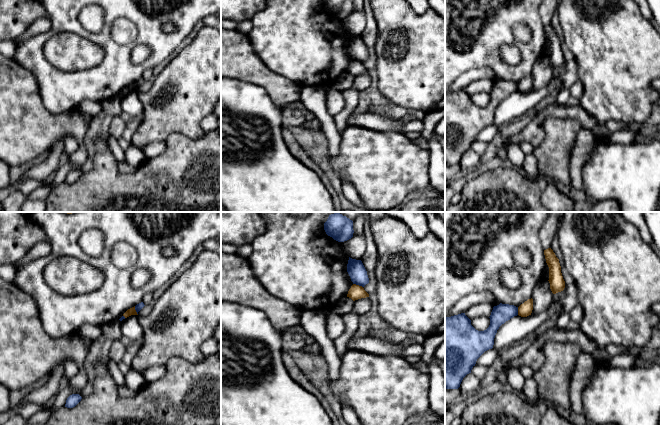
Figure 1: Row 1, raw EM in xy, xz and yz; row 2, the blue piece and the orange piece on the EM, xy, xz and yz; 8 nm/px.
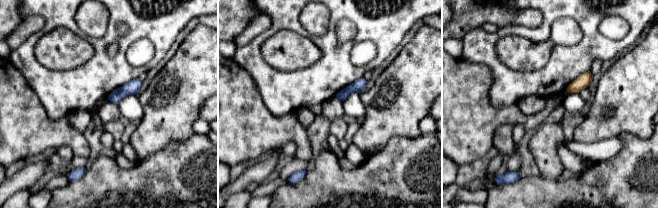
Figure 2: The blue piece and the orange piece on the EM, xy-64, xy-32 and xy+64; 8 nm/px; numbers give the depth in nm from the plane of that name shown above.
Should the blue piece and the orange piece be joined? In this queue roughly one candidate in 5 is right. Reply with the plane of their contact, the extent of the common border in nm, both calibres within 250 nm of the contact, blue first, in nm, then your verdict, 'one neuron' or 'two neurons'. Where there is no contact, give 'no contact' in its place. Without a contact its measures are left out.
xz | 90 nm | 140/120 nm | two neurons

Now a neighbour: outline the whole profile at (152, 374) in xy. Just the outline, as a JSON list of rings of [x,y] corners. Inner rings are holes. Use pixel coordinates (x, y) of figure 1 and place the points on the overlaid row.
[[[167,365],[158,366],[158,367],[151,367],[147,370],[140,372],[140,374],[144,377],[146,383],[151,383],[161,379],[167,370]]]

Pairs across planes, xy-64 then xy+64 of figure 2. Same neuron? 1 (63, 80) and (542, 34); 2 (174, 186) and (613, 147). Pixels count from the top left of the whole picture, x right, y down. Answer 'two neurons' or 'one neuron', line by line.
1: one neuron
2: two neurons

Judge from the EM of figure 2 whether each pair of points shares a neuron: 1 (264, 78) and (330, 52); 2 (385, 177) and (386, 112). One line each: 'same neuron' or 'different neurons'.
1: same neuron
2: different neurons

